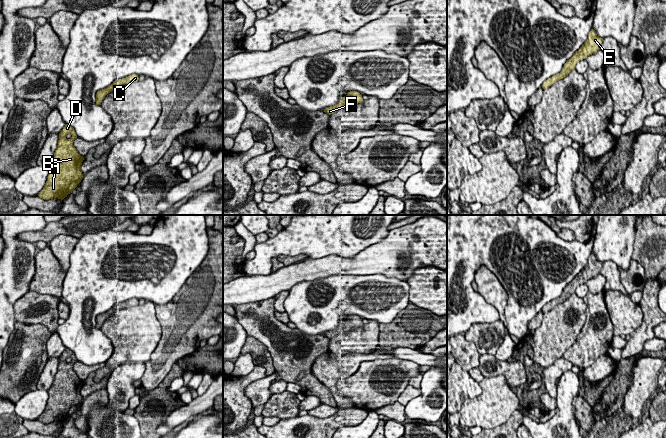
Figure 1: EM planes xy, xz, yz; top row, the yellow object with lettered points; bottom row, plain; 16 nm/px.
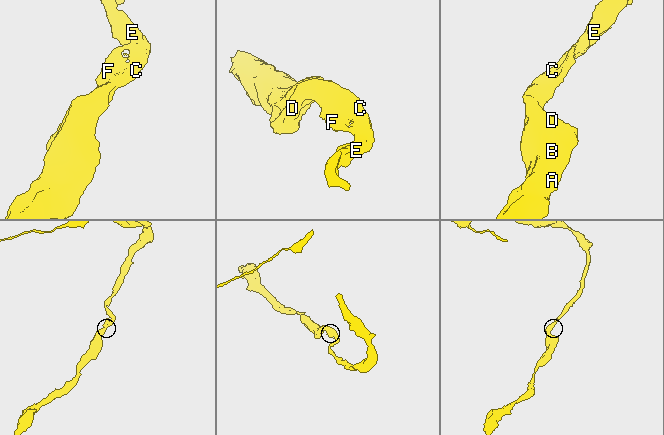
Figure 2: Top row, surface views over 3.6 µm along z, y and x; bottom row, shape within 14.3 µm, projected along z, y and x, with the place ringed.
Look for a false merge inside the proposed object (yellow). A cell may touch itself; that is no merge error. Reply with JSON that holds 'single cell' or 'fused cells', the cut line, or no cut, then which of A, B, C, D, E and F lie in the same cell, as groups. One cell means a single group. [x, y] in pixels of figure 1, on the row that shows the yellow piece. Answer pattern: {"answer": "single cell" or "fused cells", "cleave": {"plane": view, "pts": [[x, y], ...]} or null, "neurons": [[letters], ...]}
{"answer": "single cell", "cleave": null, "neurons": [["A", "B", "C", "D", "E", "F"]]}

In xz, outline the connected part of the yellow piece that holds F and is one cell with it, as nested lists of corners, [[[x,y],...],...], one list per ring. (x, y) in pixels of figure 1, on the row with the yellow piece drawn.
[[[350,91],[343,99],[335,106],[326,107],[324,112],[331,115],[340,109],[349,108],[352,104],[362,103],[362,95],[357,91]]]

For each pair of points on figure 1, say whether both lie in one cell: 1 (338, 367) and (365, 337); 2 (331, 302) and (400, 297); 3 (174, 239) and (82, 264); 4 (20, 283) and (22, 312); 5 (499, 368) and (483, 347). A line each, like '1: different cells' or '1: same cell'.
1: different cells
2: same cell
3: same cell
4: different cells
5: different cells

